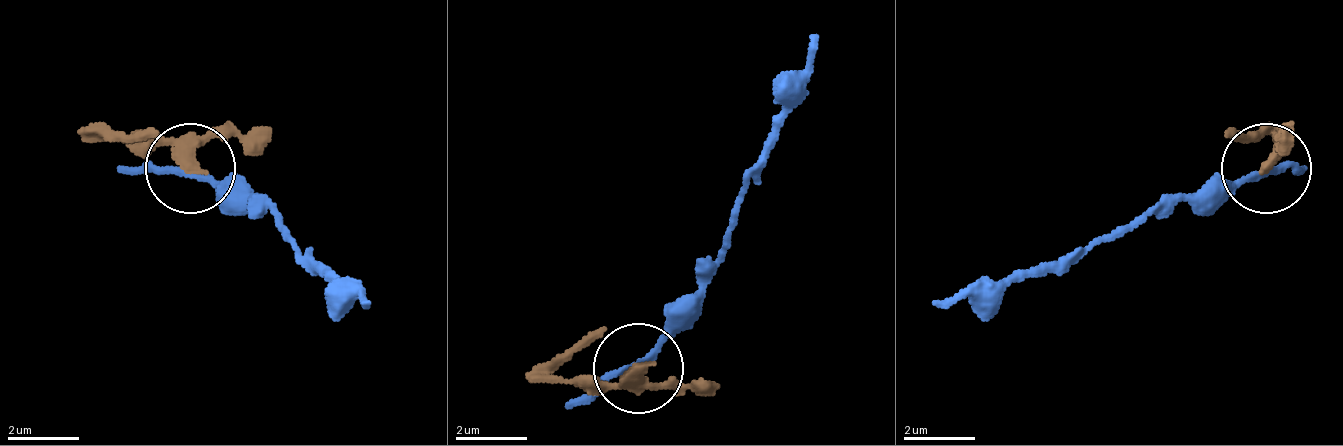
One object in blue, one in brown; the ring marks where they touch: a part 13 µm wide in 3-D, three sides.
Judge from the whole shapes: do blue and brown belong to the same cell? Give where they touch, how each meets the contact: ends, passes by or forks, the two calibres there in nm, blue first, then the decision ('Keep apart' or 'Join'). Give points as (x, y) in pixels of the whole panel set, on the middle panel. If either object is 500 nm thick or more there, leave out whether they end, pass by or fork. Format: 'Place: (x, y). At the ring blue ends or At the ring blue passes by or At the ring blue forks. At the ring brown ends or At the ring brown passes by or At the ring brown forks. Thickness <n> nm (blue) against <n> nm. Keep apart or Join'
Place: (638, 368). At the ring blue passes by. At the ring brown passes by. Thickness 180 nm (blue) against 280 nm. Keep apart

